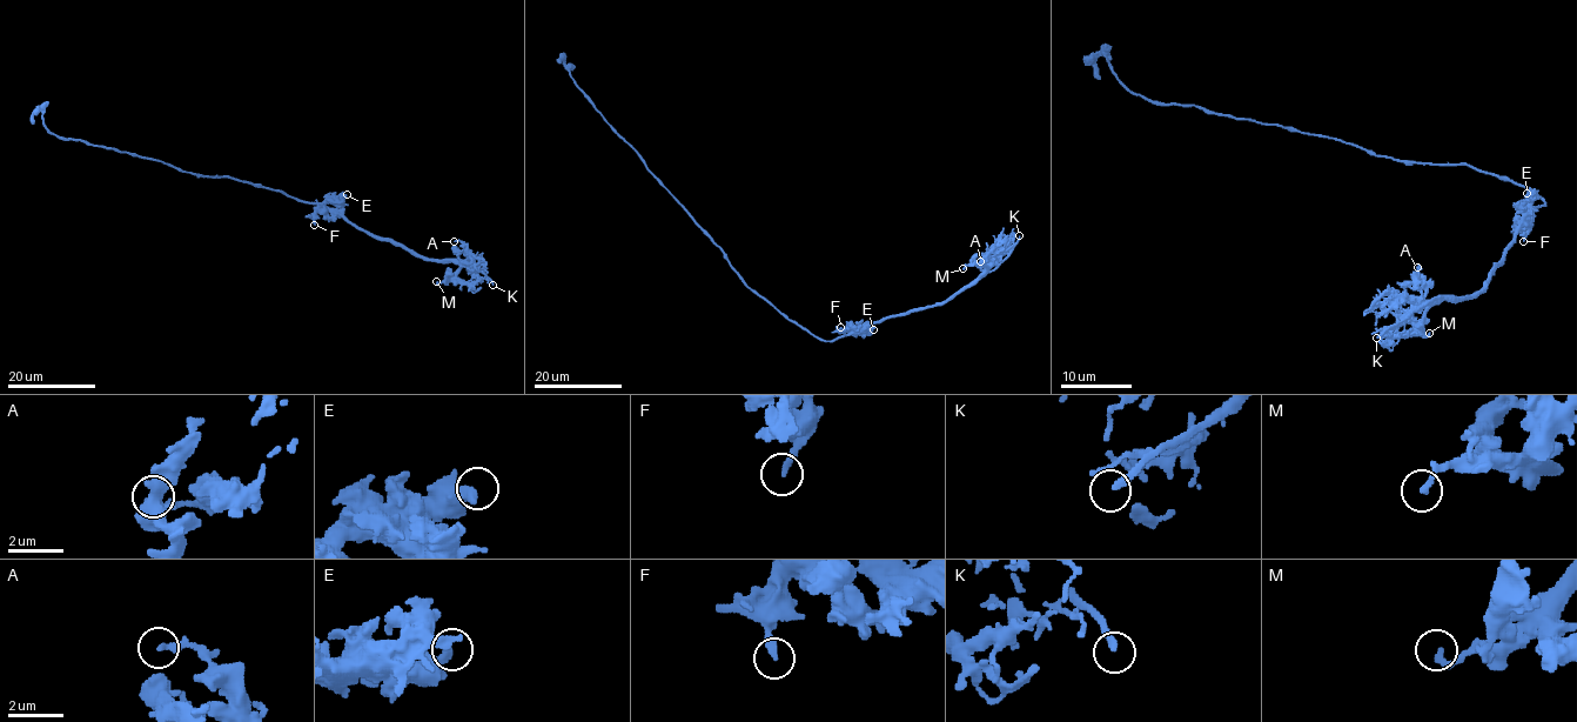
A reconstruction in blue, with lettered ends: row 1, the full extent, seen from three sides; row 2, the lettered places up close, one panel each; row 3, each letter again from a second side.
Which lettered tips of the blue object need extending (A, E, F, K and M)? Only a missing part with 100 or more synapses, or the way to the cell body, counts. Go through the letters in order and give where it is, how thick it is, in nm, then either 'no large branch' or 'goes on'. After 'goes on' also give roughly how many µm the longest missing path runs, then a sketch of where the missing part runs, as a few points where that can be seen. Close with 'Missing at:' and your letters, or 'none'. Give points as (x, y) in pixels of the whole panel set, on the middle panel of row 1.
A: (980, 261) | 260 nm | no large branch
E: (873, 329) | 440 nm | no large branch
F: (840, 327) | 240 nm | no large branch
K: (1019, 235) | 220 nm | goes on | 30 µm | (1019, 235), (1010, 281), (967, 320)
M: (963, 268) | 170 nm | no large branch
Missing at: K

